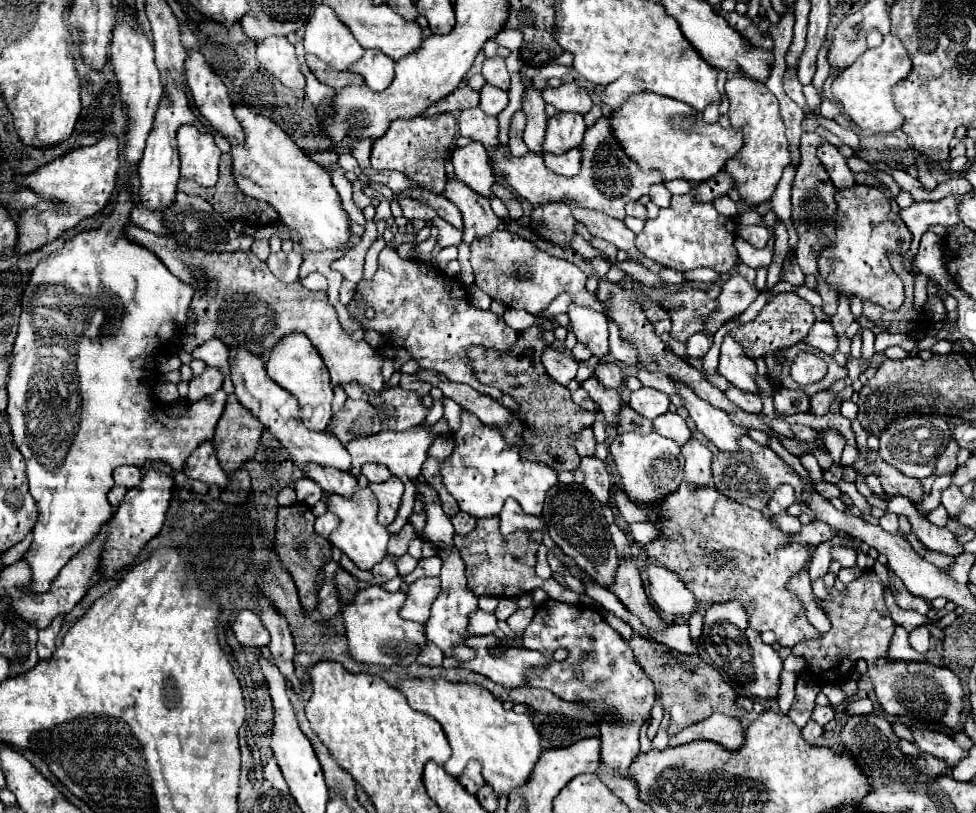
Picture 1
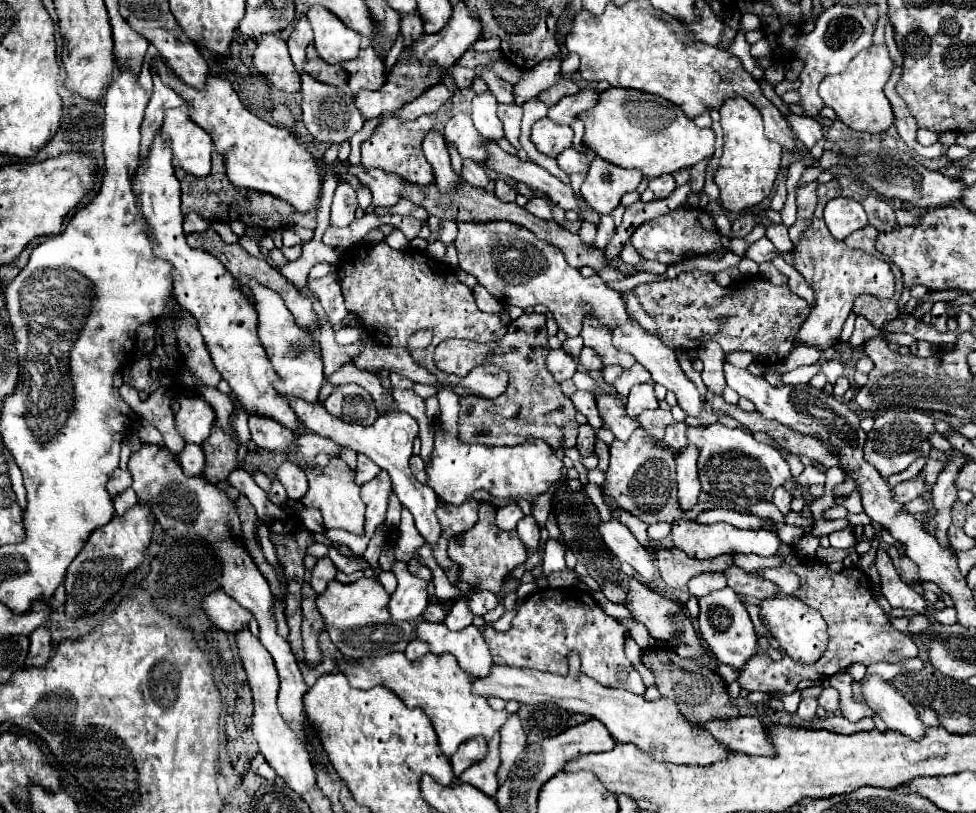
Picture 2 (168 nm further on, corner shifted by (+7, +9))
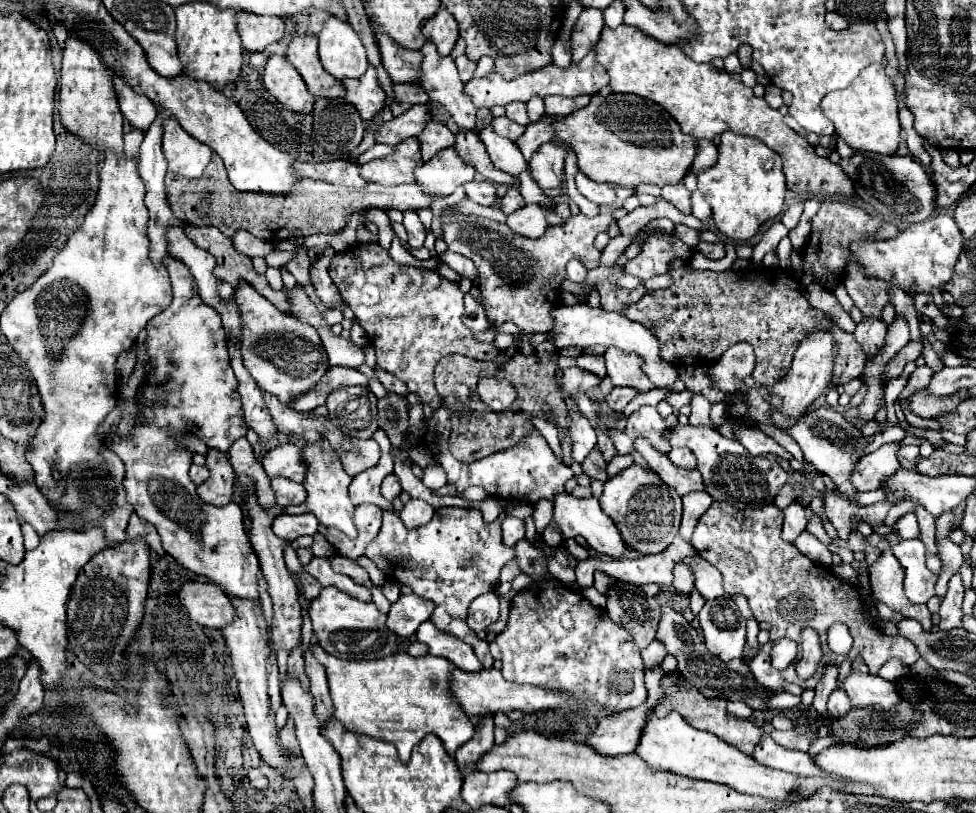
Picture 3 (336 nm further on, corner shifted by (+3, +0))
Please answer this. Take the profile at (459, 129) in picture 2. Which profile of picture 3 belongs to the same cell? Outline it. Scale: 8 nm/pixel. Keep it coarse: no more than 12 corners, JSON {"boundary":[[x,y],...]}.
{"boundary":[[454,146],[414,170],[428,194],[448,196],[474,178]]}

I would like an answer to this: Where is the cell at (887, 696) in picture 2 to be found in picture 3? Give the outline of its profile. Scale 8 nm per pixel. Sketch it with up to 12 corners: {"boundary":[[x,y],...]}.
{"boundary":[[850,672],[842,686],[854,708],[902,704],[880,676]]}

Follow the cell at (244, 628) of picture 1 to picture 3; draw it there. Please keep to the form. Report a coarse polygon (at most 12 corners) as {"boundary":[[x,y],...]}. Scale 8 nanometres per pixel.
{"boundary":[[186,582],[180,600],[200,626],[222,630],[234,606],[216,584]]}

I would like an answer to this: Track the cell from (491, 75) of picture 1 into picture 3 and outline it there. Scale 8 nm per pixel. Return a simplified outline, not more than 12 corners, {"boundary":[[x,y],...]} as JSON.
{"boundary":[[524,102],[506,104],[506,116],[522,126],[530,124]]}

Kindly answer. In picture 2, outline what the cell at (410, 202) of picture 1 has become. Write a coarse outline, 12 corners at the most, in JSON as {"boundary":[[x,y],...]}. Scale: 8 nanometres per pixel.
{"boundary":[[400,199],[392,207],[377,207],[376,215],[410,215],[428,219],[424,207],[414,205],[410,199]]}

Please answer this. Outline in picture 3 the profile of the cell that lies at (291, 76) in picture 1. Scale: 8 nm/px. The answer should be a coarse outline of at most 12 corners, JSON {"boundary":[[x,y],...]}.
{"boundary":[[270,56],[264,88],[294,112],[316,98],[286,56]]}

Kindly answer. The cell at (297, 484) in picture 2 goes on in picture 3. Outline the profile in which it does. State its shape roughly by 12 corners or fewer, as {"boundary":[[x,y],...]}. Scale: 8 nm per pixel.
{"boundary":[[274,478],[278,506],[296,506],[306,500],[302,484]]}

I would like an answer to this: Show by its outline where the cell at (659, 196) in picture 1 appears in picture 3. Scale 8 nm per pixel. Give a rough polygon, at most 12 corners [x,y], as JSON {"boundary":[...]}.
{"boundary":[[684,184],[664,186],[662,198],[690,214],[690,192]]}

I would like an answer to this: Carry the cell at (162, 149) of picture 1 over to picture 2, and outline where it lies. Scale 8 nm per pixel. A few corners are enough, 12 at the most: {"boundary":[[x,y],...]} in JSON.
{"boundary":[[160,133],[132,179],[154,253],[198,319],[214,369],[250,415],[298,431],[272,387],[258,313],[182,229]]}

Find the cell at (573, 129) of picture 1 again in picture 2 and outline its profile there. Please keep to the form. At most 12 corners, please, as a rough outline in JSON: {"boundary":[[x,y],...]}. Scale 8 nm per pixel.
{"boundary":[[546,117],[532,127],[532,143],[546,157],[570,149],[574,133]]}

